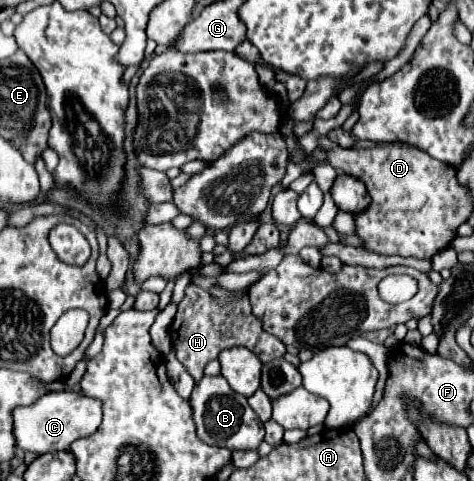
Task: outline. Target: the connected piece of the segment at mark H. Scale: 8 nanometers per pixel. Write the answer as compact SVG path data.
M195 283L187 285L185 297L177 305L177 313L171 323L171 339L173 339L175 357L185 365L185 369L195 381L203 377L203 369L209 361L217 359L217 355L223 349L229 349L235 345L249 347L263 363L269 363L271 359L285 355L285 345L277 337L265 333L265 329L261 327L261 321L253 317L247 297L243 297L239 303L219 307L219 303Z

